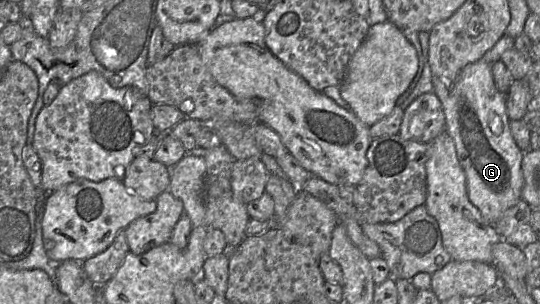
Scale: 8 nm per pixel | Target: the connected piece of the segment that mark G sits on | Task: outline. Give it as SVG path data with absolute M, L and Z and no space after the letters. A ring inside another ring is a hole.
M482 58L466 65L452 83L444 83L440 78L432 76L432 84L445 115L445 130L454 141L458 160L466 175L469 200L489 224L495 225L507 209L521 200L524 185L521 169L524 152L516 144L510 130L506 95L501 93L494 83L492 64Z

